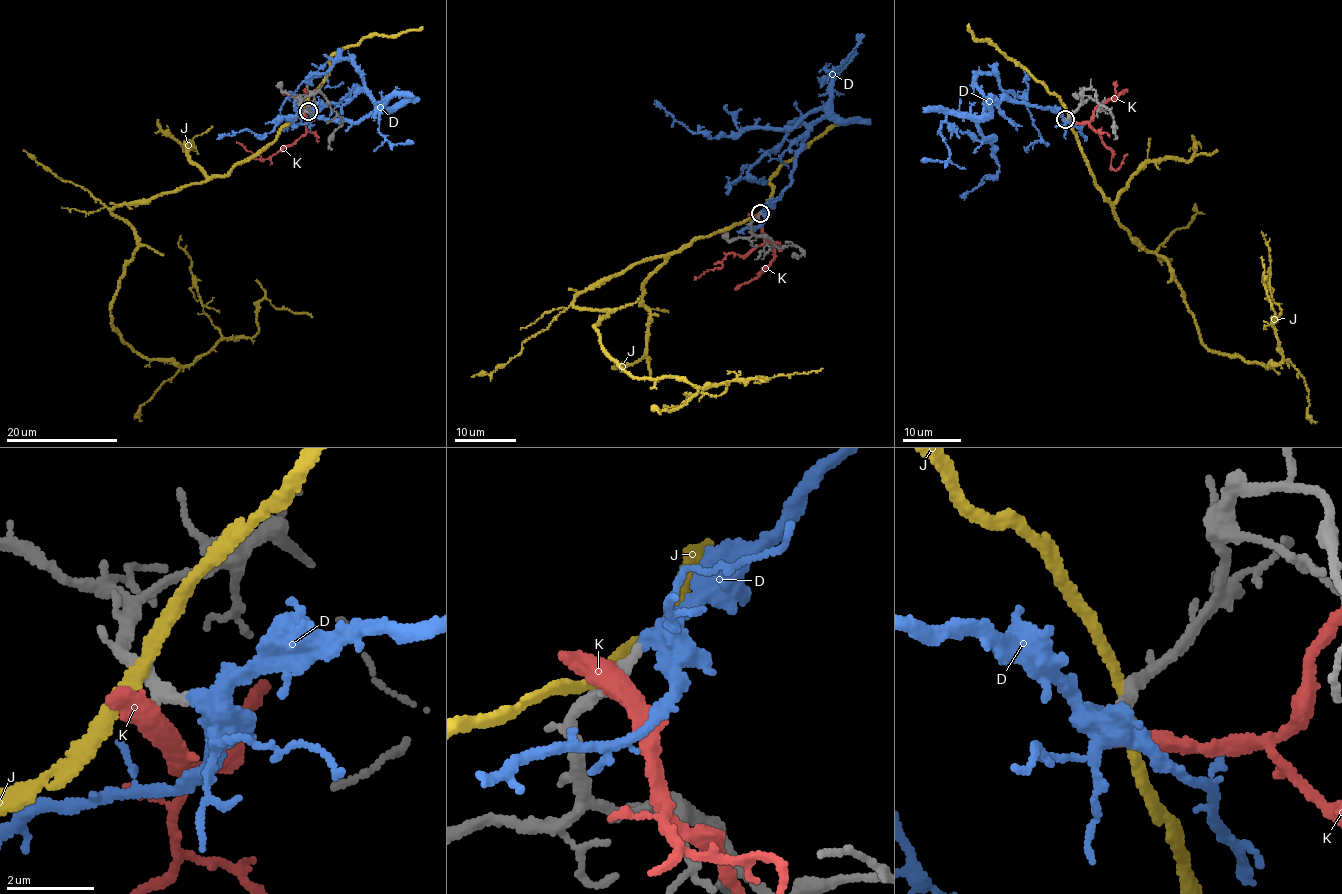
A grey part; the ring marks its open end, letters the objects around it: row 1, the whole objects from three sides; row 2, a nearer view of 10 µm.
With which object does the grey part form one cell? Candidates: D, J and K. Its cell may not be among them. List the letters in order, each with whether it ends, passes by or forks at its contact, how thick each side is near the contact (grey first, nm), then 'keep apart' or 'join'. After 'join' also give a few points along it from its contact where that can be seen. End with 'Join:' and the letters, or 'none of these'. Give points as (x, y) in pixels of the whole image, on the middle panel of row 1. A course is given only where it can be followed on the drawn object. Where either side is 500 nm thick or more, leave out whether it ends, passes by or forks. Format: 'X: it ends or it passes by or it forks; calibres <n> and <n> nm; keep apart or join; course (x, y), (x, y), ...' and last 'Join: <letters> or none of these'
D: it forks; calibres 200 and 300 nm; join; course (760, 214), (789, 185), (804, 134), (822, 109), (793, 126), (716, 138), (653, 104)
J: it passes by; calibres 300 and 240 nm; keep apart
K: it passes by; calibres 240 and 460 nm; keep apart
Join: D

